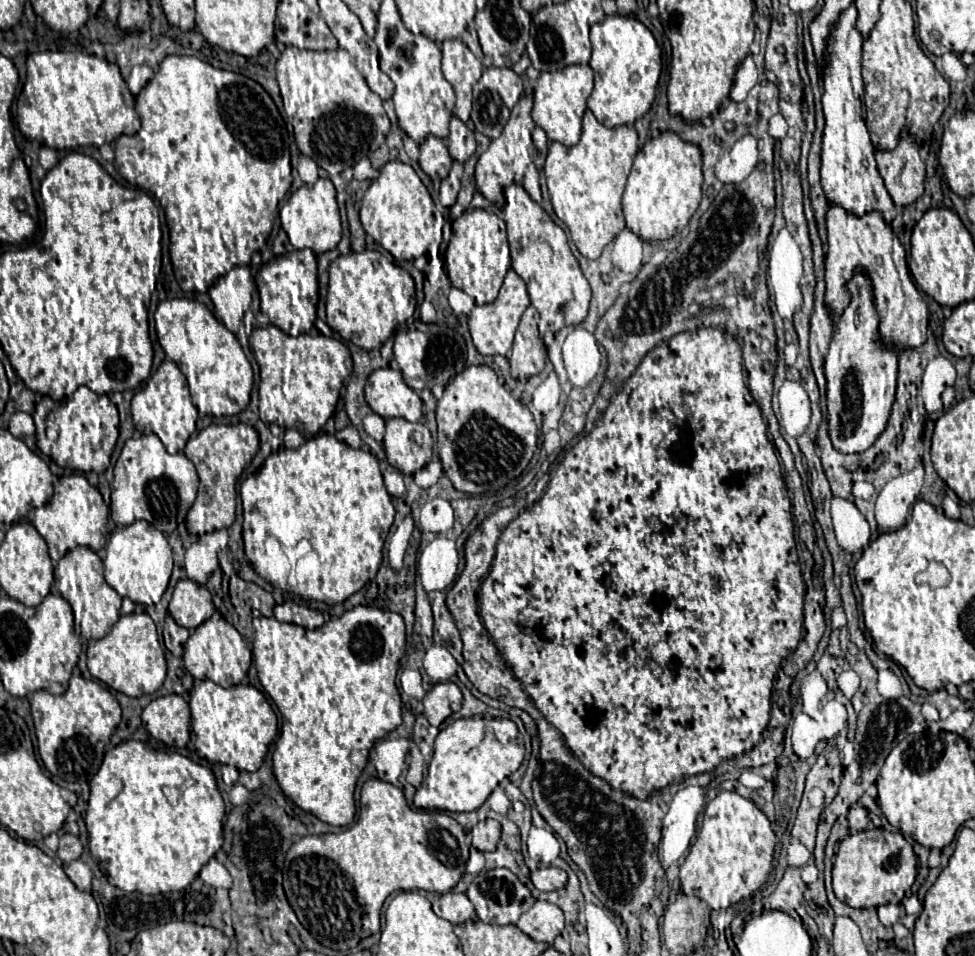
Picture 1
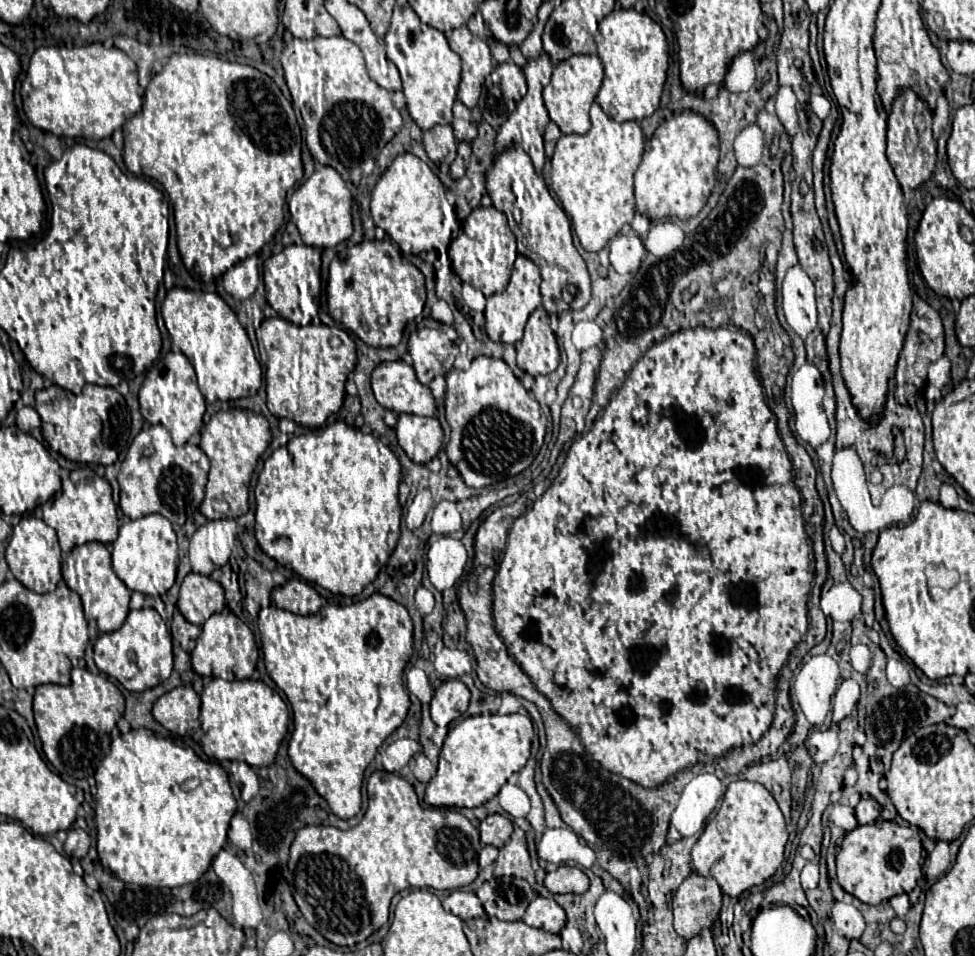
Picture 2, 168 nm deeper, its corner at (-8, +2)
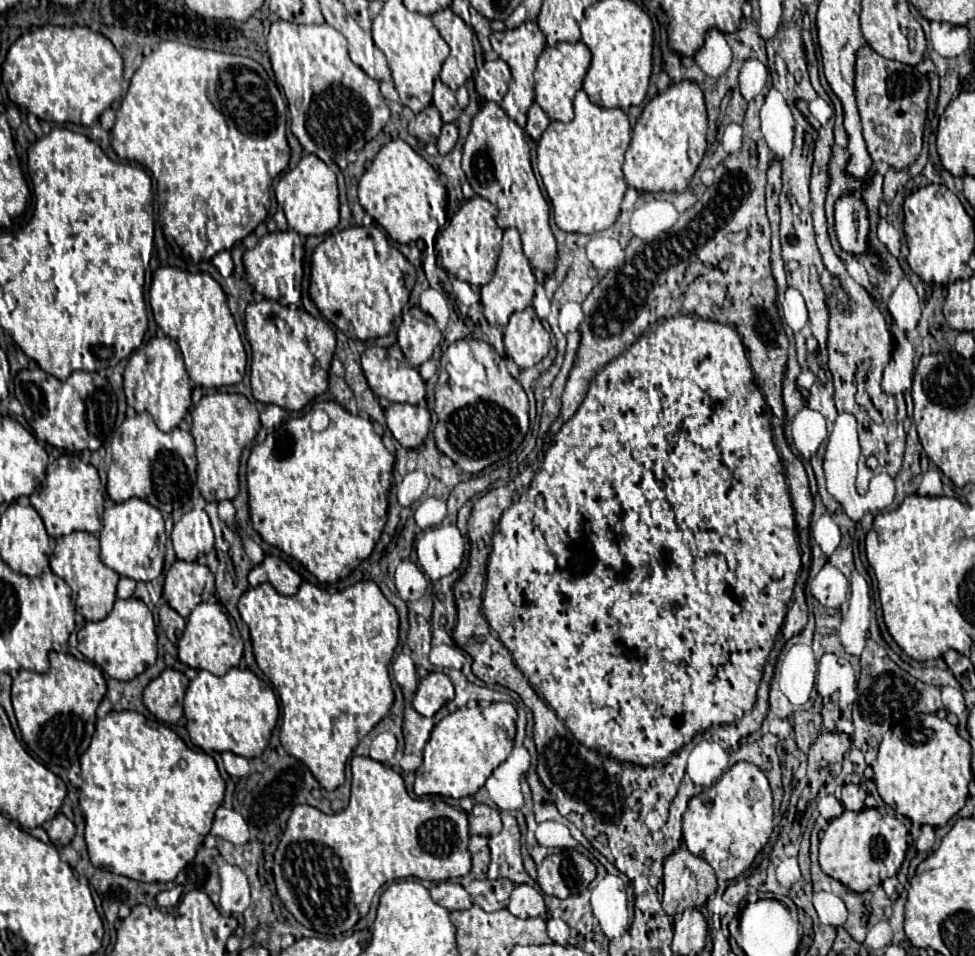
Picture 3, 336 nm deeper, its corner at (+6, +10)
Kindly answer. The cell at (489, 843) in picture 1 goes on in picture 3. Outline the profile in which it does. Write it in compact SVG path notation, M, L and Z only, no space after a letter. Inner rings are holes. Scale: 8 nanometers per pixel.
M476 804L474 810L468 814L468 822L470 822L470 834L494 836L502 830L500 812L486 804Z

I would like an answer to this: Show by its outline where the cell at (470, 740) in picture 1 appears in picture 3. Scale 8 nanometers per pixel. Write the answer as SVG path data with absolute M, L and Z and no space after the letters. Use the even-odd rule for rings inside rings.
M492 702L488 706L464 706L442 718L424 748L424 762L416 770L414 792L418 796L440 794L450 798L464 798L478 792L486 778L512 752L516 734L516 710L508 702Z

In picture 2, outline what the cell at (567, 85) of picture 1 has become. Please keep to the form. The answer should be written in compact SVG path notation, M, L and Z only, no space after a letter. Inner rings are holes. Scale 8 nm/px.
M572 56L554 68L550 84L544 88L544 102L550 120L558 124L562 134L586 134L590 130L588 110L598 94L604 72L598 56Z

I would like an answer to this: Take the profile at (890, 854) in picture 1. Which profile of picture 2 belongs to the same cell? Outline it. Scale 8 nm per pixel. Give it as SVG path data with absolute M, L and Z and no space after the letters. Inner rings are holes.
M878 820L870 826L858 826L844 836L836 856L838 884L864 904L880 904L896 894L912 892L922 876L922 842L916 832L896 822Z

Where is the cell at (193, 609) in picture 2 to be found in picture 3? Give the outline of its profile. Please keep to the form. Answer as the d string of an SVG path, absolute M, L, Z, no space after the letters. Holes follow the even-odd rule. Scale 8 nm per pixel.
M176 560L166 572L164 598L180 614L188 616L200 602L214 594L214 574L198 562Z

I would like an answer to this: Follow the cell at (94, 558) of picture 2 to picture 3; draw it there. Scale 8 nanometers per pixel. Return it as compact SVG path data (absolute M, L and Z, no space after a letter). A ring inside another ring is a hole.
M72 532L70 536L58 538L56 550L50 556L50 568L56 572L56 576L64 578L70 584L70 588L74 590L74 596L76 596L76 604L80 606L80 612L86 620L96 622L110 614L114 600L116 600L116 584L118 584L120 576L102 564L98 538L94 534Z

